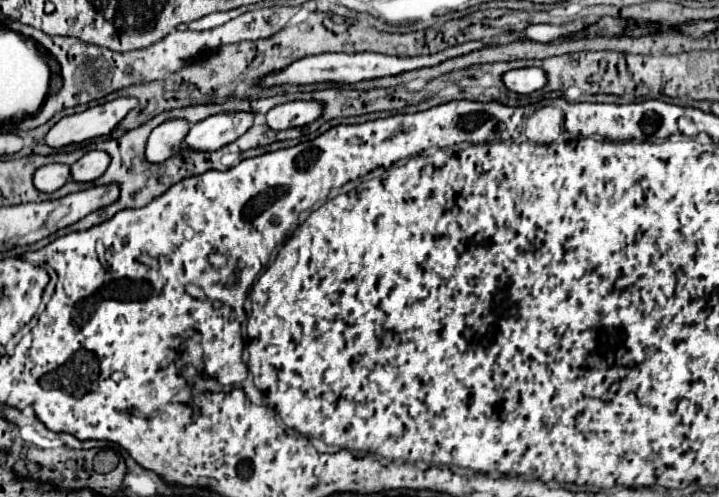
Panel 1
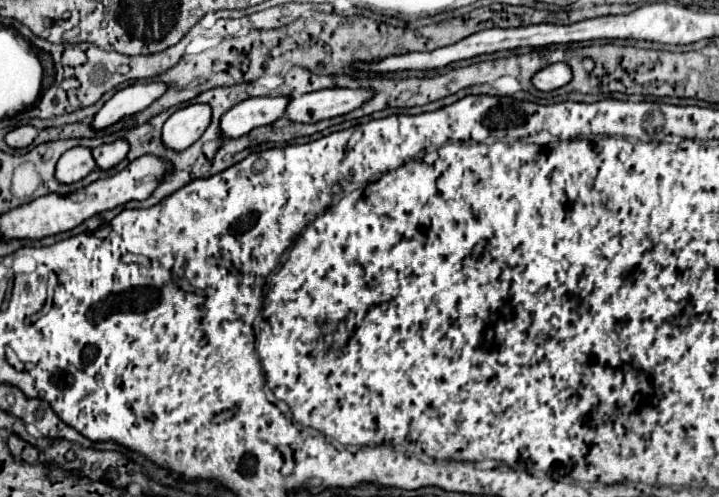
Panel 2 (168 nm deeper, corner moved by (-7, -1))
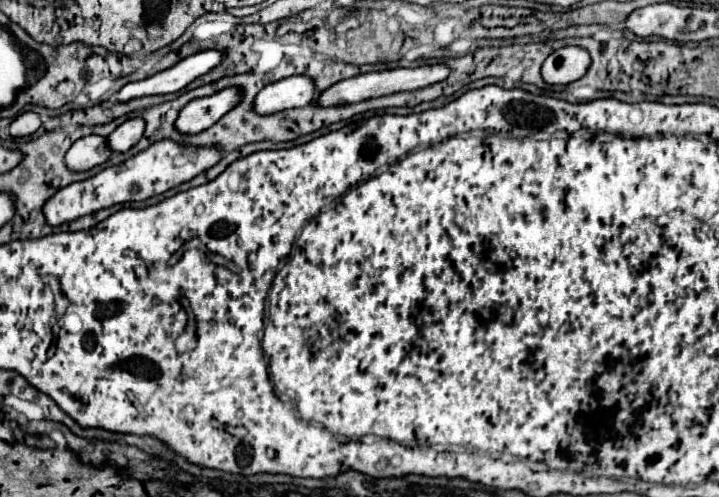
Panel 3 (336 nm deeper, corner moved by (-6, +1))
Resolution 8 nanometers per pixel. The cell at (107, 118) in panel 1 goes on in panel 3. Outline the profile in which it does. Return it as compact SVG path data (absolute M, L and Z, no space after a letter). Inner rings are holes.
M206 49L206 51L194 53L148 79L124 85L116 93L116 101L130 101L130 99L144 97L144 95L176 93L176 91L184 89L188 83L192 83L196 77L212 71L216 65L222 63L222 59L224 59L224 53L216 51L216 49Z

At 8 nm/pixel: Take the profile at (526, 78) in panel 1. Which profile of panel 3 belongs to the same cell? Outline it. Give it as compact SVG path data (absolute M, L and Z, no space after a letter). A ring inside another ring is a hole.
M578 45L560 47L550 53L542 65L542 77L550 85L566 85L586 75L590 67L590 53Z

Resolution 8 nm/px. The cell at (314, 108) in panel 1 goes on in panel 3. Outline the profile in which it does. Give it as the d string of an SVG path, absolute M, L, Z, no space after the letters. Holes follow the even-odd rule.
M436 63L436 65L424 65L424 67L416 67L416 69L404 69L404 67L396 67L396 69L386 69L386 71L376 71L376 73L366 73L366 75L356 75L352 79L340 81L336 85L332 85L330 89L326 89L322 95L318 95L314 99L314 103L320 105L348 105L348 103L358 103L358 101L366 101L372 97L382 97L382 95L392 95L398 91L414 91L414 89L422 89L426 85L434 85L438 81L444 81L450 75L450 67L446 63Z

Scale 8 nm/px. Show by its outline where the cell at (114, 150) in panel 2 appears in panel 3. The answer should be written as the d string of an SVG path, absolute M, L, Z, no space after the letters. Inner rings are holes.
M134 117L124 121L122 125L118 125L110 135L108 135L108 143L110 149L116 153L124 153L128 151L132 145L136 145L142 139L146 121L142 121L142 117Z

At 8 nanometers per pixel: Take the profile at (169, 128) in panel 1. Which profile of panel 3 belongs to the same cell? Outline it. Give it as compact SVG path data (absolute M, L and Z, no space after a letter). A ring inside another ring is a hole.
M226 87L210 97L194 99L180 111L176 119L176 129L180 133L200 133L212 127L240 101L242 101L242 89L238 87Z

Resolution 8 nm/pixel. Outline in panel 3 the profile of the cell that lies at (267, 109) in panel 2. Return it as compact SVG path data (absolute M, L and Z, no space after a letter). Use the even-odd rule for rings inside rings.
M292 75L276 83L266 85L254 103L254 111L260 115L272 115L292 107L304 107L316 97L314 79L308 75Z

